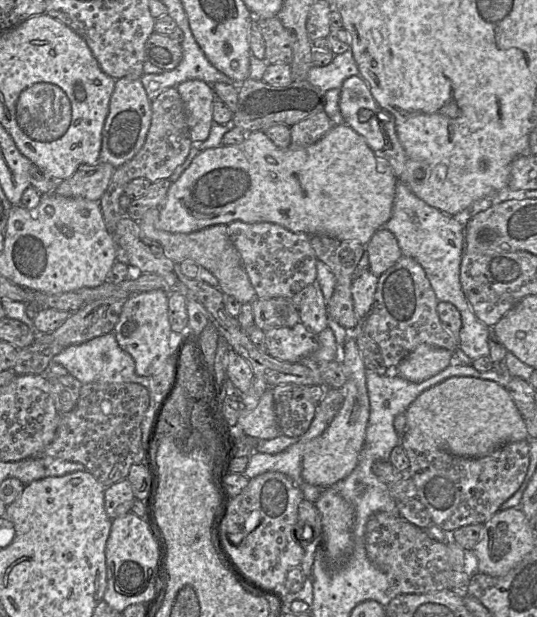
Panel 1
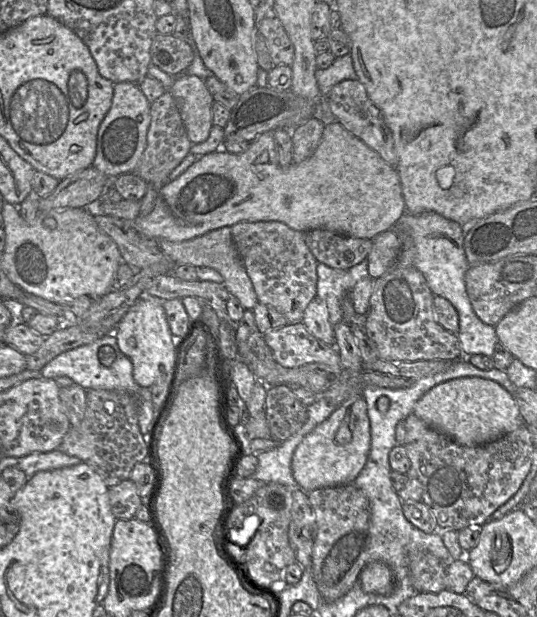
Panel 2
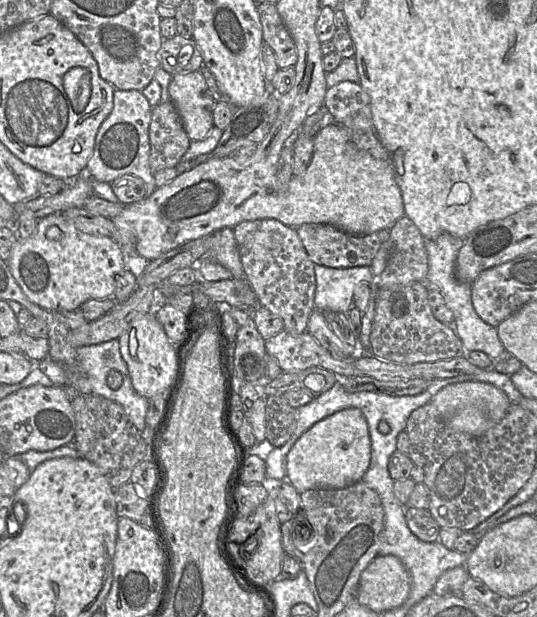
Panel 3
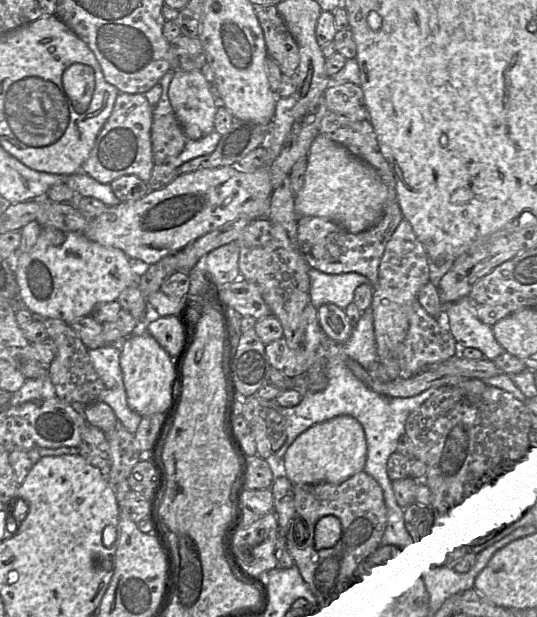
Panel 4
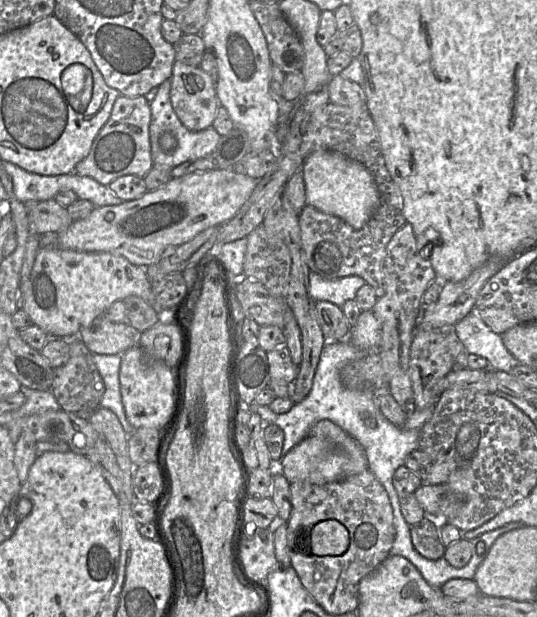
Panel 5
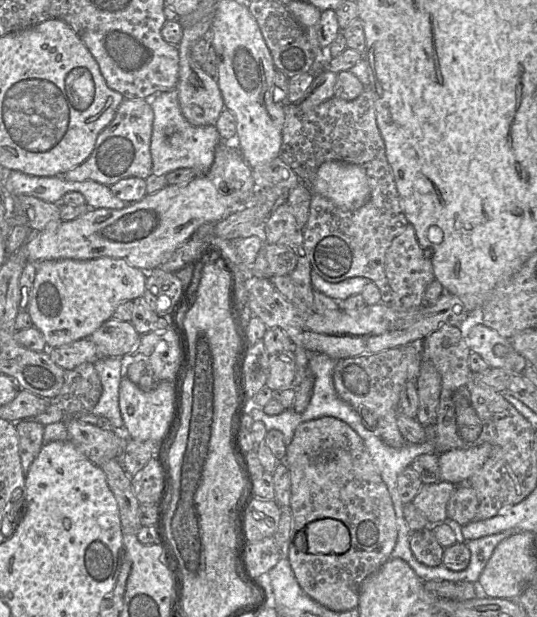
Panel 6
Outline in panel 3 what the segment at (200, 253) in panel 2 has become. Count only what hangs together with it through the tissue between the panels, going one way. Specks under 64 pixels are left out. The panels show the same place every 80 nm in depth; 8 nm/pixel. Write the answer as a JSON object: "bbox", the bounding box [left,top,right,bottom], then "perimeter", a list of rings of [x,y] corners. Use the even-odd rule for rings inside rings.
{"bbox":[204,228,246,279],"perimeter":[[[223,228],[212,233],[214,245],[204,259],[211,259],[227,268],[234,279],[246,279],[233,228]]]}

